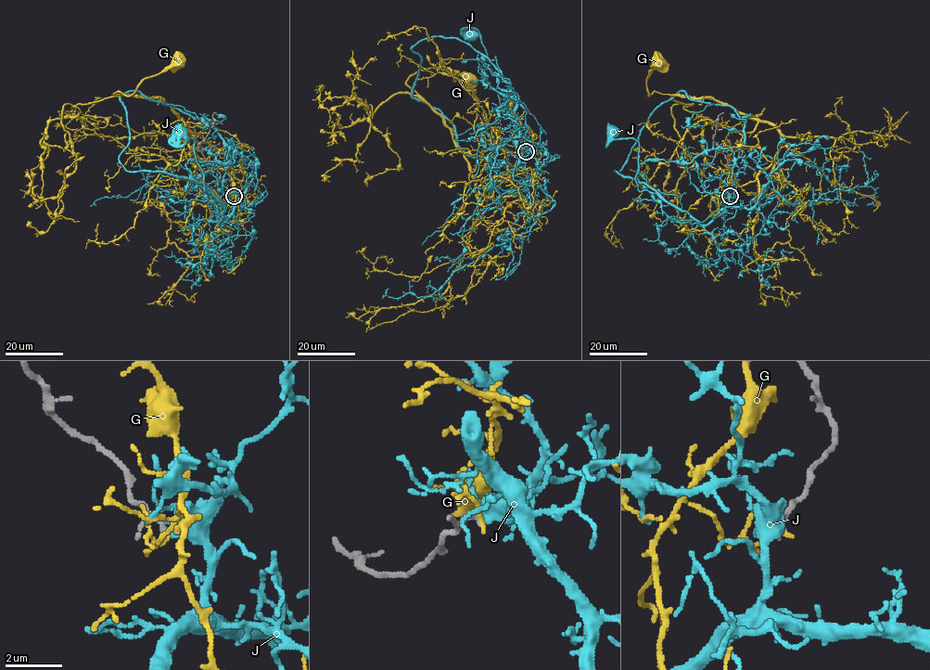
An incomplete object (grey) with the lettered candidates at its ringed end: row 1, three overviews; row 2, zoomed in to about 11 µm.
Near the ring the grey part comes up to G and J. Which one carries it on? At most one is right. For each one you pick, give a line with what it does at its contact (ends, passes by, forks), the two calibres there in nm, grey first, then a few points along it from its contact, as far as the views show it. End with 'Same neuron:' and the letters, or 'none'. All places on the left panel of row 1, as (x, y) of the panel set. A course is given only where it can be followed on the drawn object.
J: it passes by; calibres 160 and 320 nm; course (233, 196), (238, 204), (222, 225), (223, 208), (204, 189), (195, 138), (179, 137), (179, 131)
Same neuron: J

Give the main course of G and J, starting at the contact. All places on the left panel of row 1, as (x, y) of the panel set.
G: (234, 197), (225, 170), (205, 172), (197, 186), (197, 157), (170, 107), (114, 93), (130, 96), (175, 63)
J: (233, 196), (238, 204), (222, 225), (223, 208), (204, 189), (195, 138), (179, 137), (179, 131)

